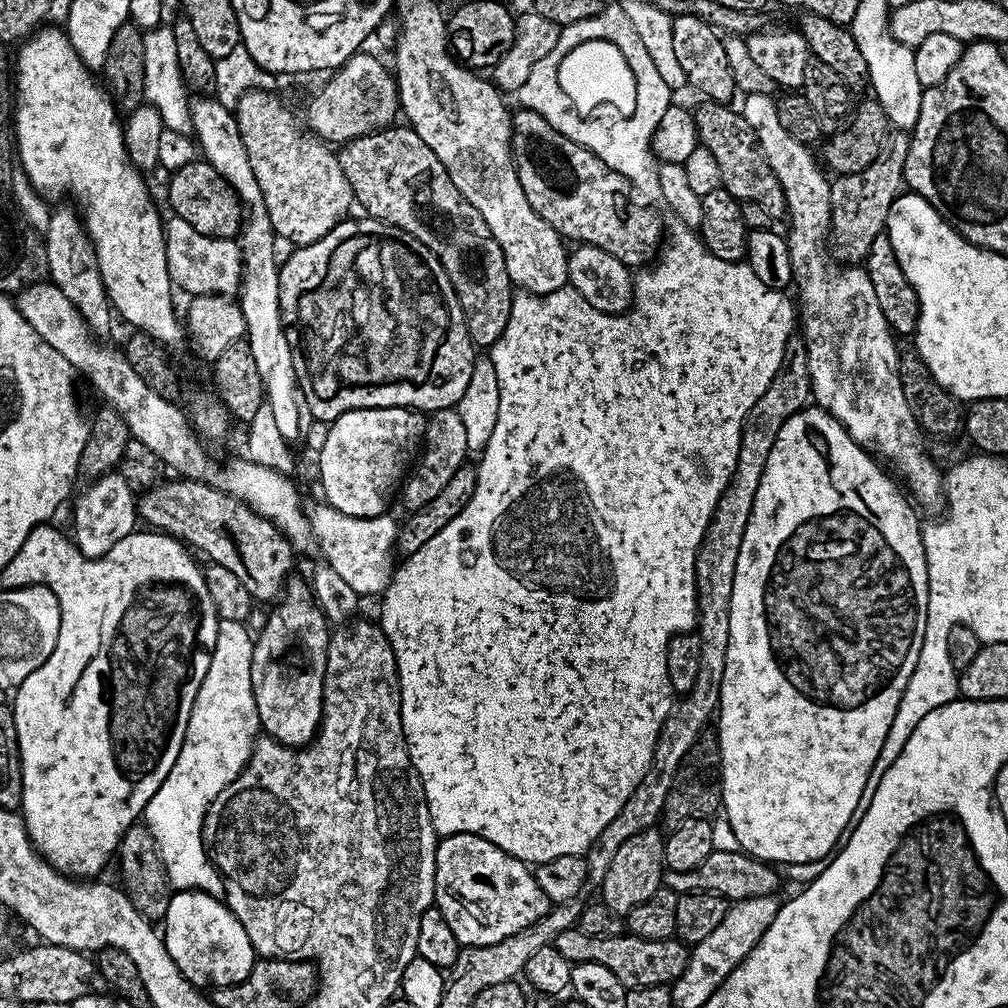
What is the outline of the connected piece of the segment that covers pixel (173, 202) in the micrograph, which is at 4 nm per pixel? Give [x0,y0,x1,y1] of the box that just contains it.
[168,158,242,238]

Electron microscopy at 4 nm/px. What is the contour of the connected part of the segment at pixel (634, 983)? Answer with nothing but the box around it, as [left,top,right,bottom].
[556,926,689,988]

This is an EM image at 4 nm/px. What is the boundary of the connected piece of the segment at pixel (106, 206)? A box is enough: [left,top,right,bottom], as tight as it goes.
[14,26,186,346]

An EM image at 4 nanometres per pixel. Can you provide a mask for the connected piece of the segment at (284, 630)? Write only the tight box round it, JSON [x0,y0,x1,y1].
[250,578,330,748]

